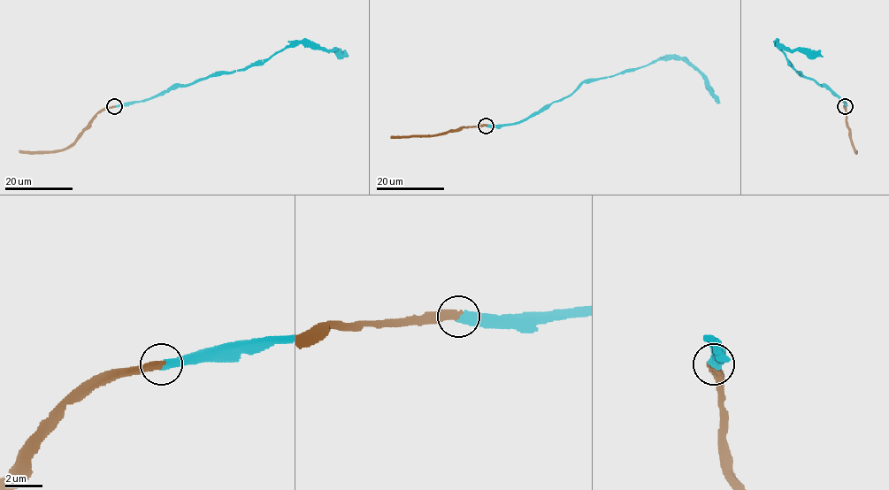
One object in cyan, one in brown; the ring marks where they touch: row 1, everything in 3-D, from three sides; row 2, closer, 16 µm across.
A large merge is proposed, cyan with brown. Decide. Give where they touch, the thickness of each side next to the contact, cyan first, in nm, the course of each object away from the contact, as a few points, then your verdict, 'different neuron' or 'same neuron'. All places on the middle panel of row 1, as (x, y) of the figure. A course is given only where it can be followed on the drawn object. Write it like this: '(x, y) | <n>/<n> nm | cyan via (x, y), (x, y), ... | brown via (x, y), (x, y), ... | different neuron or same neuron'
(486, 126) | 500/440 nm | cyan via (486, 126), (518, 123), (569, 96), (584, 82), (671, 58), (685, 58), (699, 72), (718, 103) | brown via (486, 126), (462, 126), (434, 135), (391, 138) | same neuron

